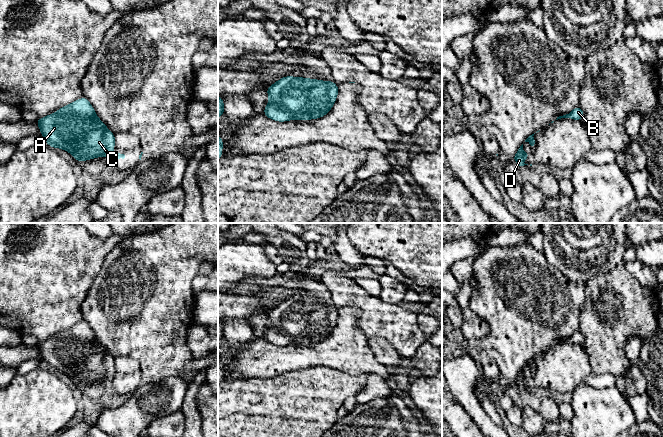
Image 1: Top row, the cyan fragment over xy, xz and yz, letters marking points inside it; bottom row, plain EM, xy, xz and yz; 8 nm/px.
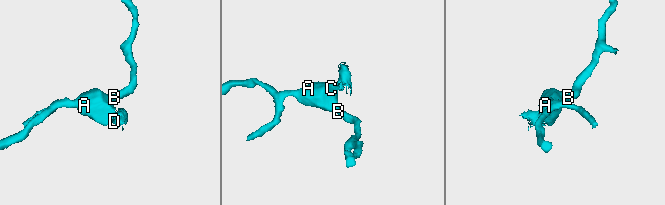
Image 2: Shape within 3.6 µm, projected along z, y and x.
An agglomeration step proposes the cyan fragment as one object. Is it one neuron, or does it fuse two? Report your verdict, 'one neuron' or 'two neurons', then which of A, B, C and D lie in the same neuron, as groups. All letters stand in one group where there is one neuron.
two neurons; A B C / D

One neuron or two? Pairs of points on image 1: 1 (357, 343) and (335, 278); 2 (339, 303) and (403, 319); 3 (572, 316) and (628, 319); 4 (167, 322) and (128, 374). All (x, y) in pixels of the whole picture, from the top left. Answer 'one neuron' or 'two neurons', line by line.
1: two neurons
2: one neuron
3: two neurons
4: two neurons

